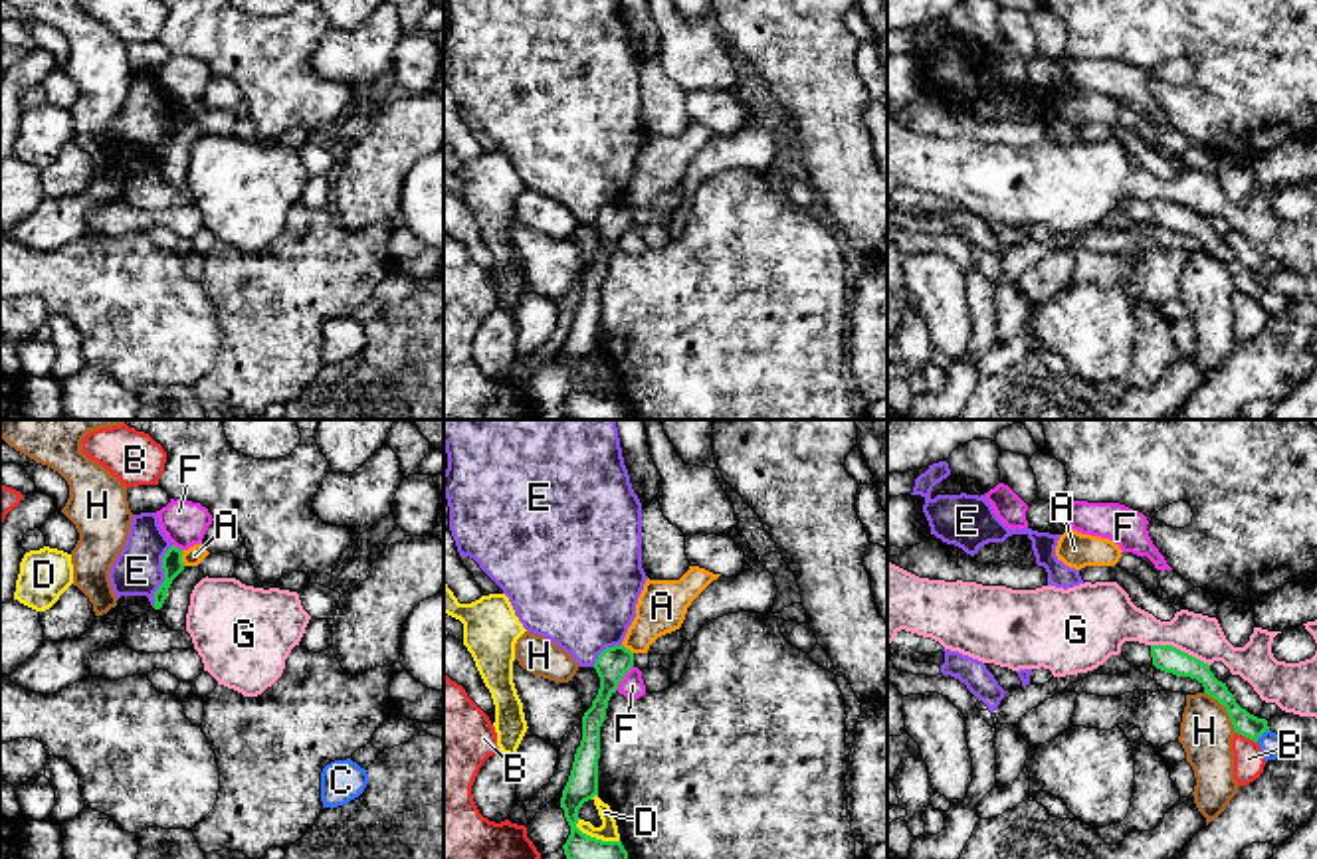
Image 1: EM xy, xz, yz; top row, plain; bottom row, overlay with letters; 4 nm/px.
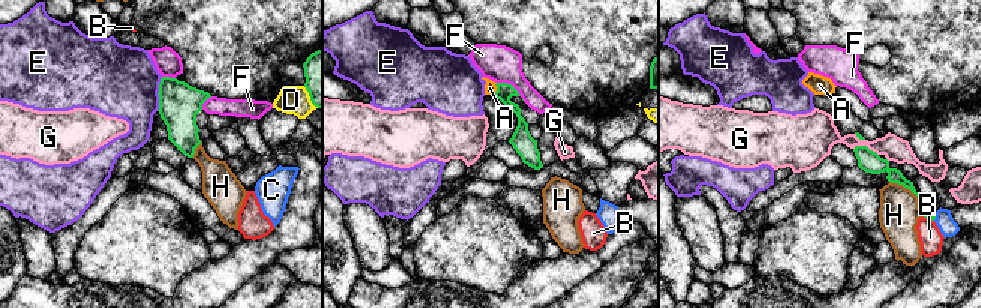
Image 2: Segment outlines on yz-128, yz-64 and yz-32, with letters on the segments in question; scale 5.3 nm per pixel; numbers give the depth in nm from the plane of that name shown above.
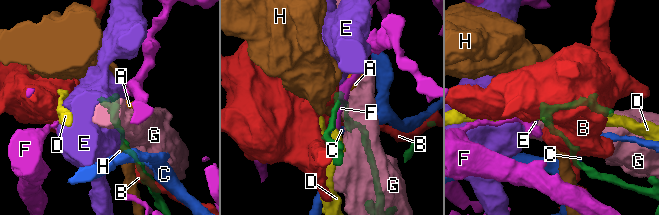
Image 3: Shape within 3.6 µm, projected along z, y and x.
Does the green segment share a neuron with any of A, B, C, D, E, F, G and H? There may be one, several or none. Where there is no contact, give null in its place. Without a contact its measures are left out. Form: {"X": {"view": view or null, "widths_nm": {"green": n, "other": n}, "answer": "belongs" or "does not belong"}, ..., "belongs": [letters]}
{"A": {"view": "xy", "widths_nm": {"green": 90, "other": 80}, "answer": "does not belong"}, "B": {"view": "yz", "widths_nm": {"green": 90, "other": 130}, "answer": "does not belong"}, "C": {"view": "yz", "widths_nm": {"green": 90, "other": 100}, "answer": "does not belong"}, "D": {"view": "xz", "widths_nm": {"green": 180, "other": 80}, "answer": "does not belong"}, "E": {"view": "xy", "widths_nm": {"green": 90, "other": 200}, "answer": "does not belong"}, "F": {"view": "xz", "widths_nm": {"green": 140, "other": 100}, "answer": "does not belong"}, "G": {"view": "yz", "widths_nm": {"green": 110, "other": 170}, "answer": "does not belong"}, "H": {"view": "yz", "widths_nm": {"green": 100, "other": 220}, "answer": "does not belong"}, "belongs": []}

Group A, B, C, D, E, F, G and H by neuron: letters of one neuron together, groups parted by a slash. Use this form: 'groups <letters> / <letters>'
groups A / B / C / D / E / F / G / H

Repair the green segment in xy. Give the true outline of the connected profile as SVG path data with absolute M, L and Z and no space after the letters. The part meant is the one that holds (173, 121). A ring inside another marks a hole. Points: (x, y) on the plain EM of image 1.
M172 101L162 113L164 139L154 148L154 166L162 164L172 137L184 127L182 111L184 109Z

